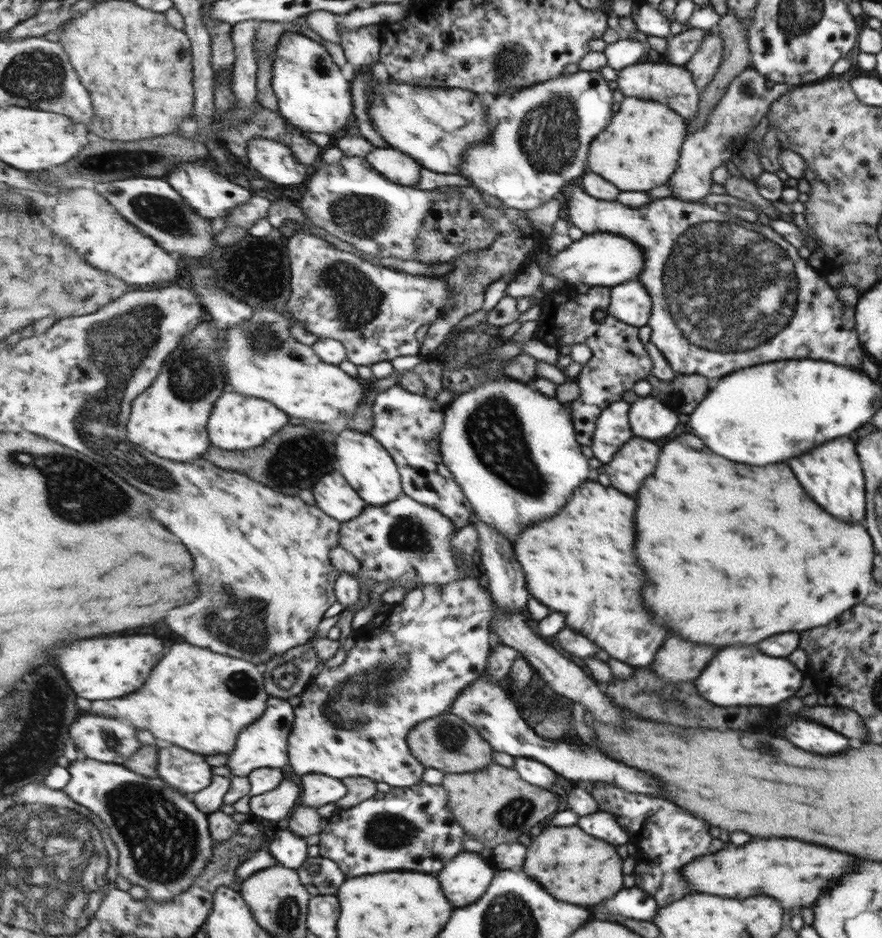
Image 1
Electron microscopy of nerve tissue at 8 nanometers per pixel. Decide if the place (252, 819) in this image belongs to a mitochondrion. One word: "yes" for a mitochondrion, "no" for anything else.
no

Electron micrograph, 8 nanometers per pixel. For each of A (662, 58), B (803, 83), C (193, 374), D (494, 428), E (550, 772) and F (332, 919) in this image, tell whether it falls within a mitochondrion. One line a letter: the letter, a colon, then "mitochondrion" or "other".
A: other
B: other
C: mitochondrion
D: mitochondrion
E: other
F: other

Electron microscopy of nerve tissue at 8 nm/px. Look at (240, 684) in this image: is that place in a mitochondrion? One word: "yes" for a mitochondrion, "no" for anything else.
yes

